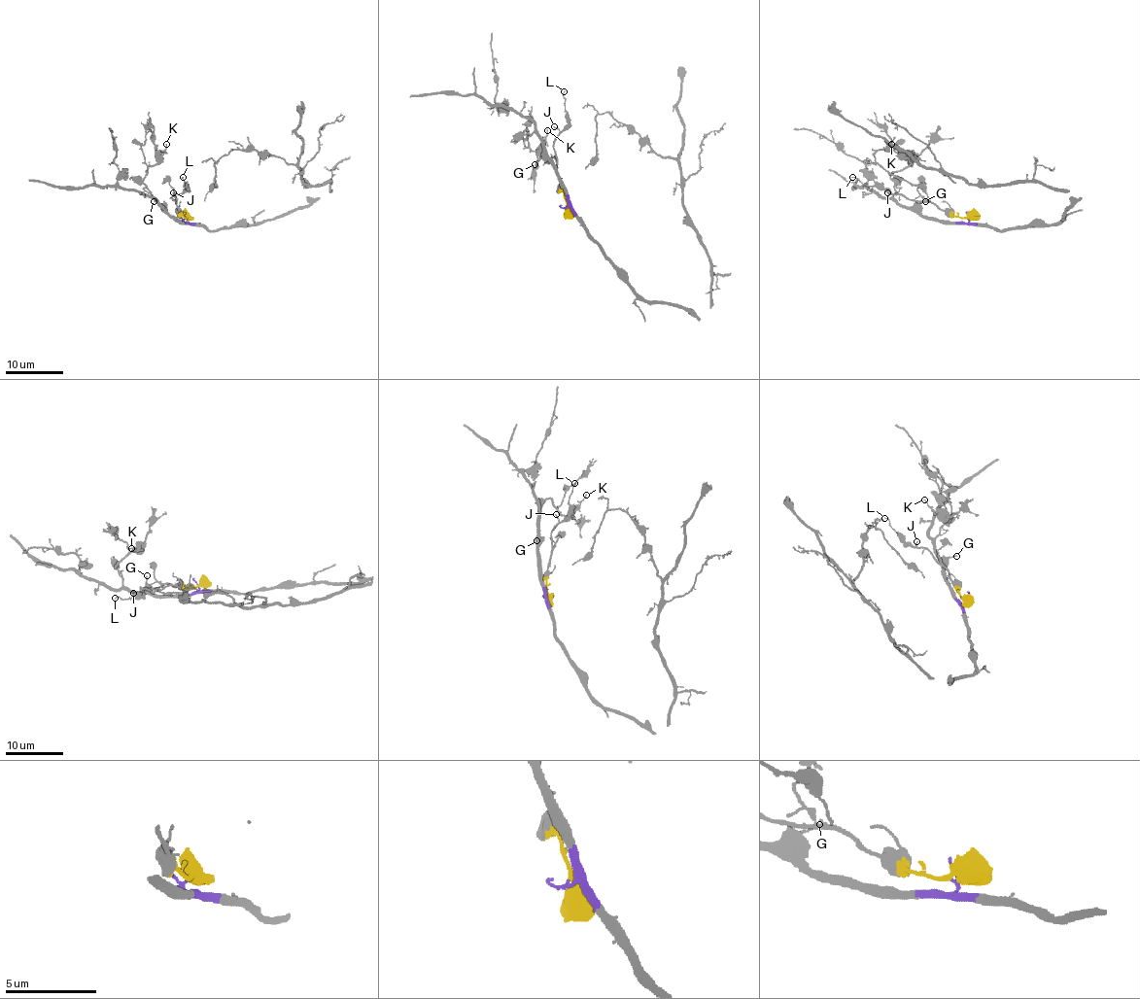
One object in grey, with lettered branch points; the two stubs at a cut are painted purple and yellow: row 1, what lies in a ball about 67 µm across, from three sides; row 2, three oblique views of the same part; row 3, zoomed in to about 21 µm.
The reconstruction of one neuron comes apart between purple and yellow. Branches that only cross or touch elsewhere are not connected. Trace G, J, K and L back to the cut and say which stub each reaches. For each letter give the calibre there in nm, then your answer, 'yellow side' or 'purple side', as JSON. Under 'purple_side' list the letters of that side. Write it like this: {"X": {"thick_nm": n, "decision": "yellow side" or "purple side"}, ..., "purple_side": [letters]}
{"G": {"thick_nm": 130, "decision": "purple side"}, "J": {"thick_nm": 150, "decision": "yellow side"}, "K": {"thick_nm": 130, "decision": "purple side"}, "L": {"thick_nm": 80, "decision": "yellow side"}, "purple_side": ["G", "K"]}

